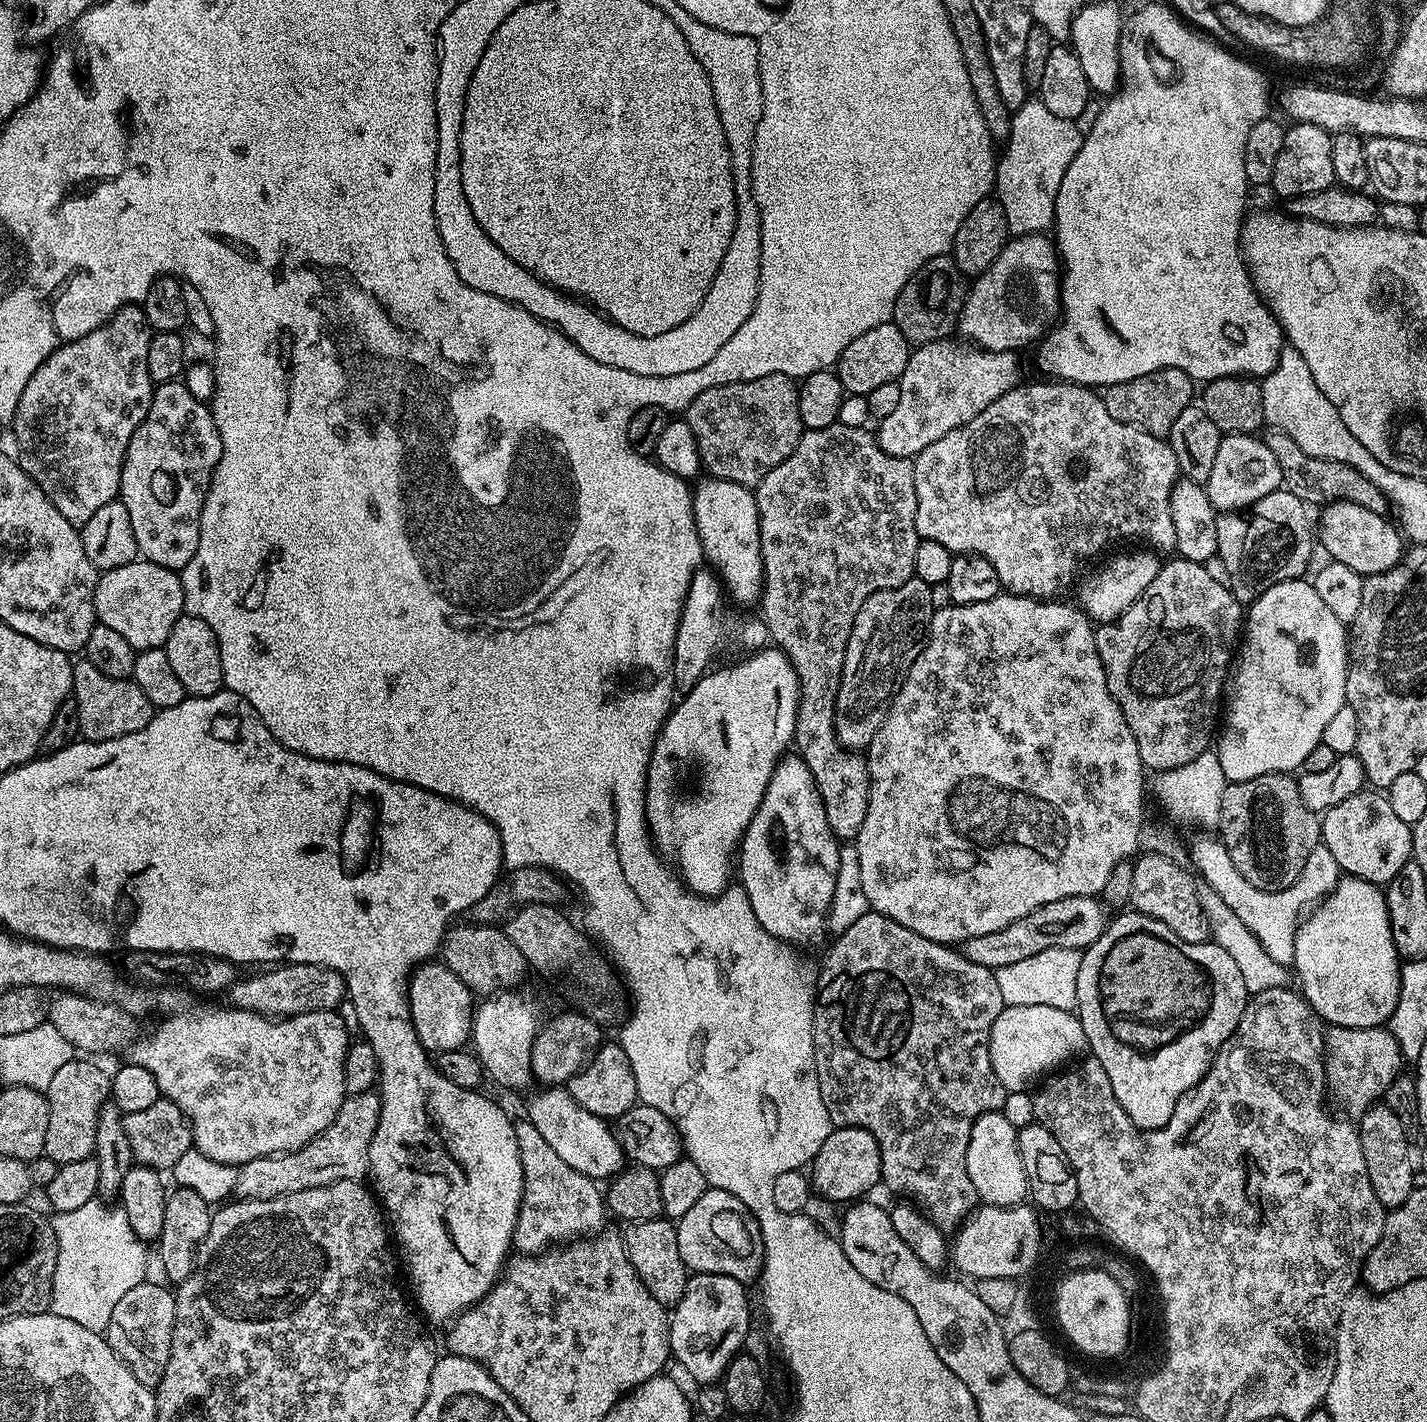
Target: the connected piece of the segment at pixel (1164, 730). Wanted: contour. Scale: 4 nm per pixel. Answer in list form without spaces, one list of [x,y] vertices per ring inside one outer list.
[[[1173,558],[1169,564],[1168,561],[1161,563],[1154,582],[1150,582],[1150,586],[1146,586],[1146,590],[1136,599],[1134,606],[1127,608],[1117,620],[1112,620],[1109,624],[1100,624],[1096,628],[1096,645],[1098,654],[1102,658],[1102,666],[1106,670],[1106,682],[1110,686],[1110,694],[1122,710],[1122,714],[1126,718],[1126,726],[1130,726],[1130,734],[1134,734],[1134,742],[1138,742],[1138,754],[1142,758],[1145,769],[1165,772],[1190,762],[1198,754],[1209,751],[1214,740],[1214,729],[1218,724],[1218,713],[1222,708],[1222,693],[1228,669],[1234,659],[1234,649],[1237,647],[1241,632],[1242,605],[1234,598],[1227,583],[1218,578],[1210,578],[1210,574],[1206,574],[1204,565],[1179,558]]]

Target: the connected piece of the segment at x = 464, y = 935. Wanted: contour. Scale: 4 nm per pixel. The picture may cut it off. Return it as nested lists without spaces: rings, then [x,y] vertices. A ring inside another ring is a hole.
[[[475,922],[459,923],[453,923],[444,933],[439,951],[442,963],[454,974],[458,974],[460,981],[474,994],[495,994],[520,986],[524,980],[524,971],[529,971],[530,965],[522,950],[518,950],[518,946],[510,942],[503,927]]]

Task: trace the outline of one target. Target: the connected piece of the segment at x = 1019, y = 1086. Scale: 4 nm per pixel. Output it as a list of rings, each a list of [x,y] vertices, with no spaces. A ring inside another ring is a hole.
[[[1007,1005],[998,1018],[994,1018],[994,1026],[990,1030],[990,1062],[1005,1093],[1031,1089],[1031,1084],[1039,1076],[1047,1077],[1055,1064],[1067,1065],[1067,1060],[1075,1052],[1087,1048],[1088,1039],[1082,1030],[1079,1015],[1075,1011],[1058,1010],[1054,1006]]]

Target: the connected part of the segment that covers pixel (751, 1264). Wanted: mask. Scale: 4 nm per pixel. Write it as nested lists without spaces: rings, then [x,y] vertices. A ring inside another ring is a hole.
[[[709,1188],[686,1210],[686,1214],[679,1217],[676,1224],[676,1237],[678,1238],[678,1254],[682,1254],[684,1267],[693,1273],[709,1272],[710,1274],[726,1274],[730,1278],[741,1282],[755,1281],[759,1277],[764,1265],[764,1243],[758,1222],[750,1214],[748,1205],[744,1204],[734,1194],[721,1188]]]

